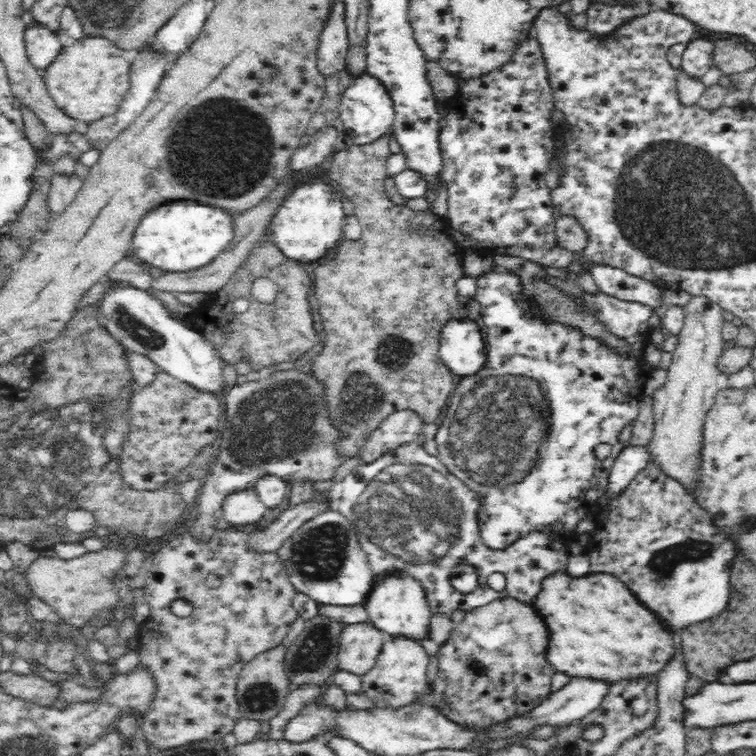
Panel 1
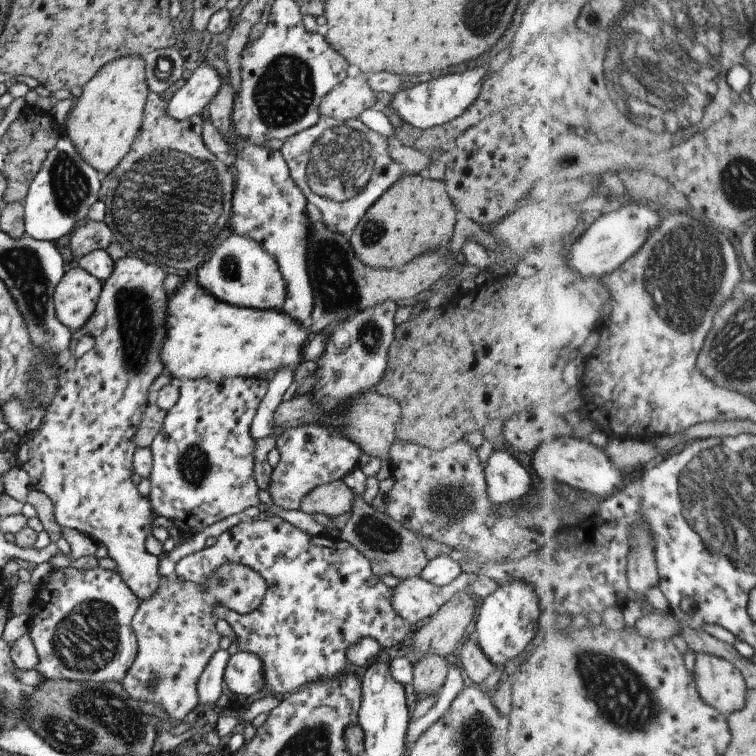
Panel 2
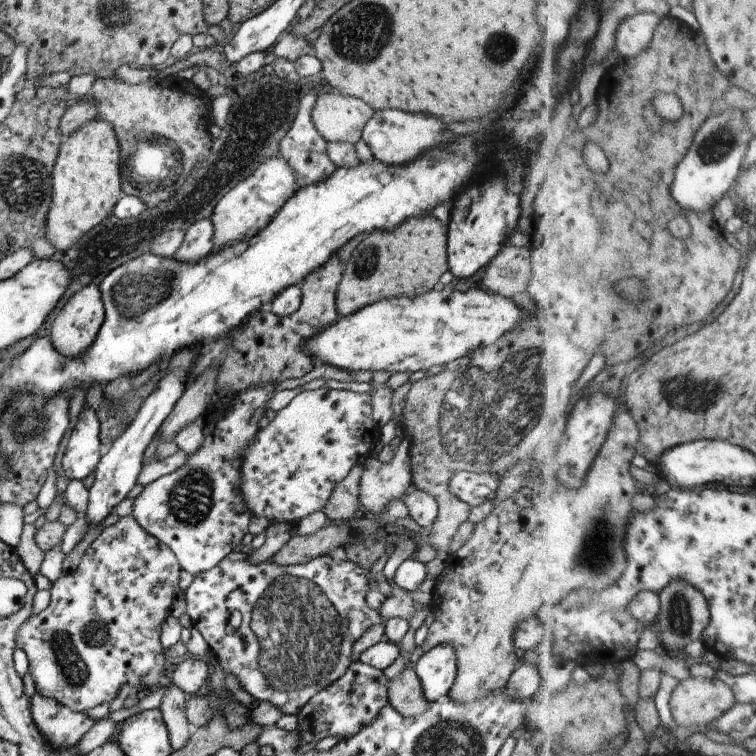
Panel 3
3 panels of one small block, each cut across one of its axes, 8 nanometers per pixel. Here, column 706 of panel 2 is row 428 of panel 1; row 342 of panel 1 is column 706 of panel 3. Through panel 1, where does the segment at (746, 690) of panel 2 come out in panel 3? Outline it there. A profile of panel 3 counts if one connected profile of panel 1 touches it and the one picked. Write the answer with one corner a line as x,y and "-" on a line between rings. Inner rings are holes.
688,677
675,688
671,698
672,714
681,731
686,731
694,724
710,726
734,708
737,703
735,689
718,677
715,679

